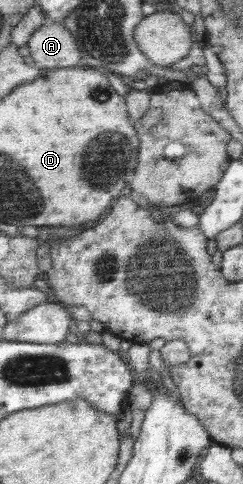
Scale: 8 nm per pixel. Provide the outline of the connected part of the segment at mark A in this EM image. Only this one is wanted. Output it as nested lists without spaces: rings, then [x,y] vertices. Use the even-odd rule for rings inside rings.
[[[45,22],[27,42],[33,64],[41,71],[76,67],[80,60],[80,46],[63,23]]]

